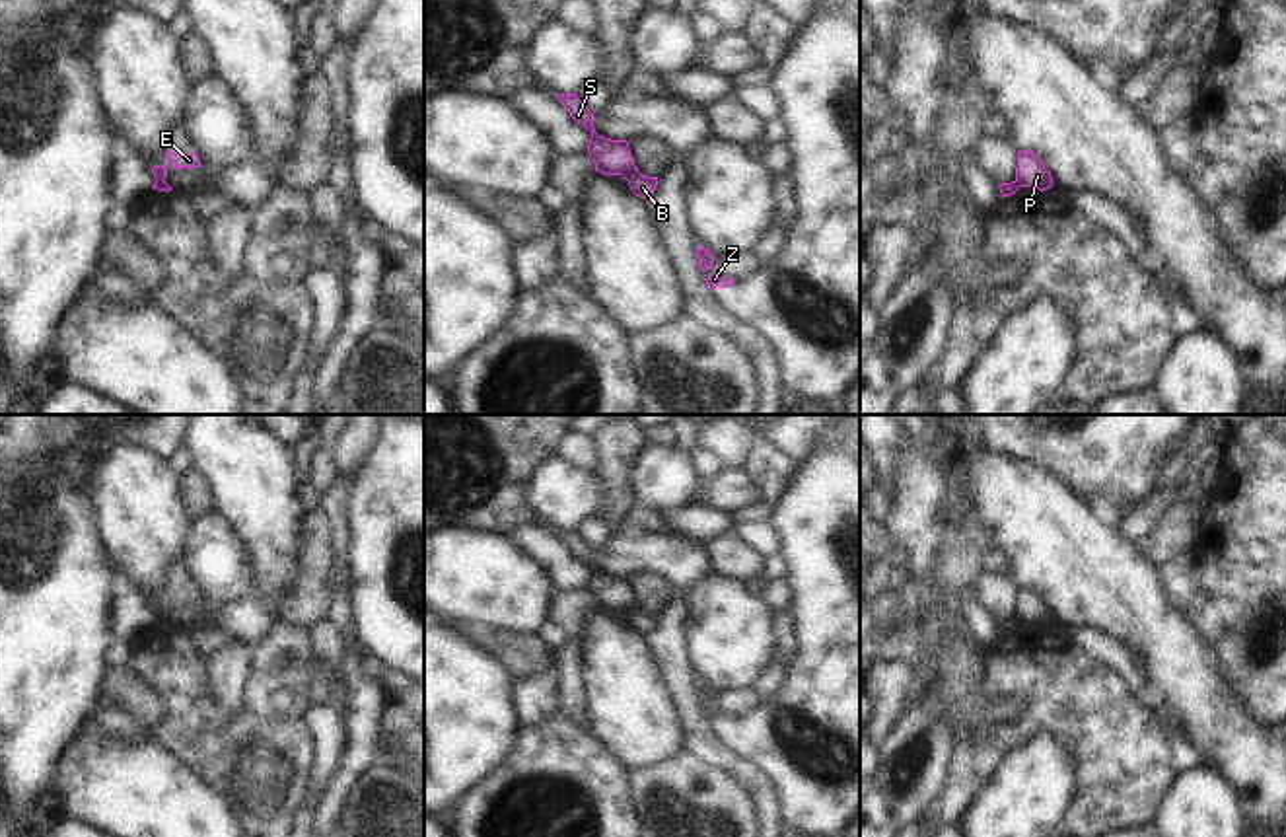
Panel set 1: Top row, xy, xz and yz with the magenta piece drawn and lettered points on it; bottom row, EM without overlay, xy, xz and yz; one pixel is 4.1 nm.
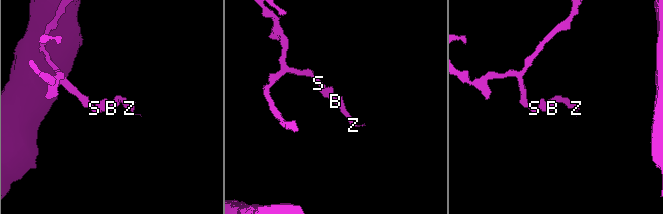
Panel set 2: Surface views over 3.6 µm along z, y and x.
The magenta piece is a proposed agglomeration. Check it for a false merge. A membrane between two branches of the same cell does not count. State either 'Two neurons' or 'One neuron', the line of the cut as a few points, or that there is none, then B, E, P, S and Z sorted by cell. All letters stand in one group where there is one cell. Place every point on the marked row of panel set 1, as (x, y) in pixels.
Two neurons. Split along yz (1016, 180), (1022, 185). Groups: B E P Z / S.

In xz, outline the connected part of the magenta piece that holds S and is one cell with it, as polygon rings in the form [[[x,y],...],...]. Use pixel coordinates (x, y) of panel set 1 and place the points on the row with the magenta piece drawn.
[[[560,93],[556,99],[564,105],[576,123],[580,123],[591,134],[597,134],[593,128],[593,113],[578,99],[576,93]]]

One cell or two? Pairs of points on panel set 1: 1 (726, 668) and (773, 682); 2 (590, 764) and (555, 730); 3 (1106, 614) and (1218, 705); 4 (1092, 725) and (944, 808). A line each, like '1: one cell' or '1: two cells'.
1: two cells
2: one cell
3: one cell
4: one cell

